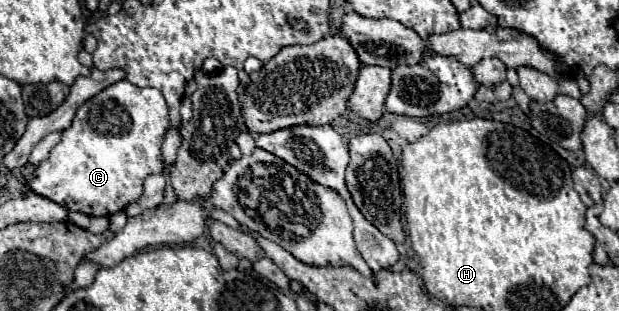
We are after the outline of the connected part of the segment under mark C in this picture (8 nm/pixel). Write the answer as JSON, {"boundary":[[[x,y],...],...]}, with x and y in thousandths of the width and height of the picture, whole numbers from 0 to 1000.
{"boundary":[[[205,254],[189,260],[128,344],[118,402],[102,421],[99,453],[60,537],[53,582],[47,582],[47,601],[63,627],[79,633],[82,646],[92,646],[111,678],[128,678],[144,698],[173,698],[199,678],[205,659],[225,646],[237,563],[263,556],[270,543],[260,505],[260,466],[273,402],[273,357],[257,286],[228,286]]]}

